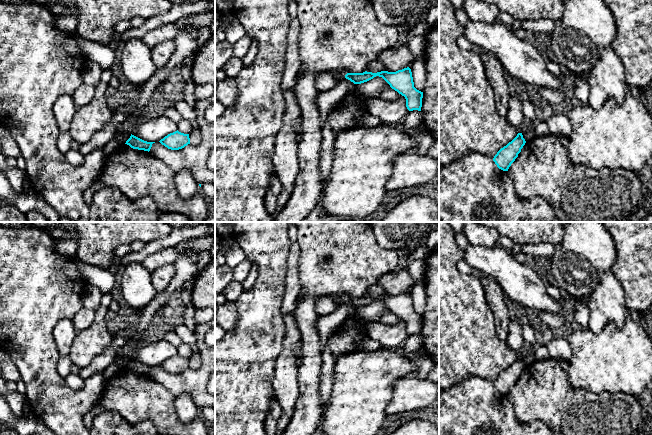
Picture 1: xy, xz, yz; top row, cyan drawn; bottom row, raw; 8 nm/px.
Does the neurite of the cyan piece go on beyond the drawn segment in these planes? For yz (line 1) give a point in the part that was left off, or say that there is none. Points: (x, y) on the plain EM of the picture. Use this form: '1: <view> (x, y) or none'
1: none

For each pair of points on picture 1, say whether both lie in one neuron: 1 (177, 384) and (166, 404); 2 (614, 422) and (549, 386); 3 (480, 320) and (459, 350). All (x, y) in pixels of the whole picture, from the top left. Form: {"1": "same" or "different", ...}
{"1": "different", "2": "same", "3": "same"}

